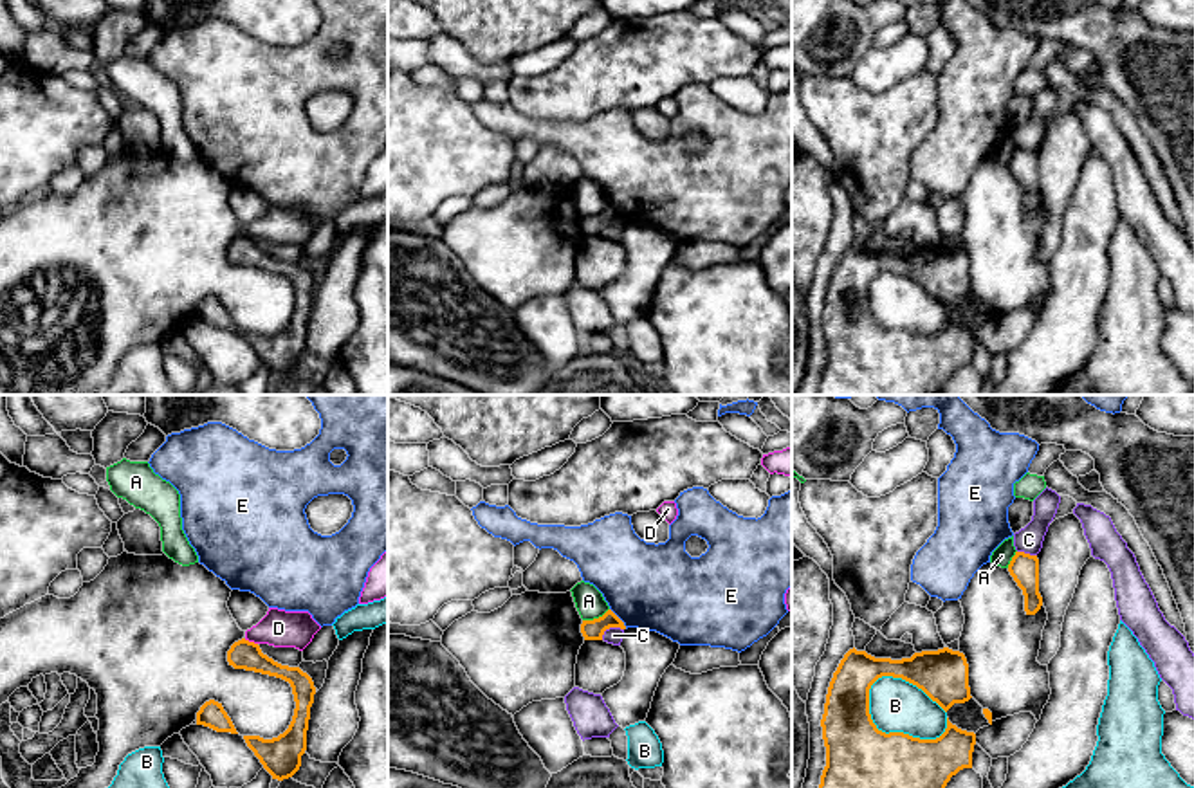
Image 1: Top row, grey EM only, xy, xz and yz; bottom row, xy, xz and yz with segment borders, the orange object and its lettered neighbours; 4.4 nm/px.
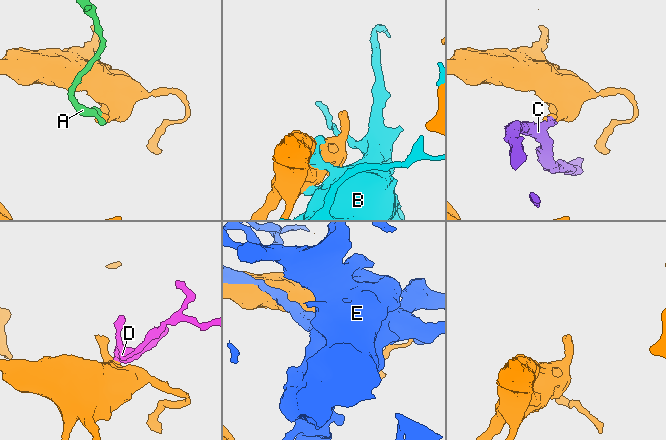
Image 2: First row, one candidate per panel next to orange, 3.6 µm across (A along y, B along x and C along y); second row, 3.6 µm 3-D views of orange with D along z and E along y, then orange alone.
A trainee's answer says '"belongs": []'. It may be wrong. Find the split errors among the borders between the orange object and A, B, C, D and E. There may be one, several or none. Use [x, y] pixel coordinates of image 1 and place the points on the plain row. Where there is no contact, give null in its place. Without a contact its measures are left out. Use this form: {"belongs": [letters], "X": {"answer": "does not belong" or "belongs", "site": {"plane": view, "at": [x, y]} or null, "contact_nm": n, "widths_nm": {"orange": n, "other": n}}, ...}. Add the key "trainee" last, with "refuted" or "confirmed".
{"belongs": [], "A": {"answer": "does not belong", "site": {"plane": "xz", "at": [596, 215]}, "contact_nm": 130, "widths_nm": {"orange": 100, "other": 130}}, "B": {"answer": "does not belong", "site": {"plane": "yz", "at": [891, 329]}, "contact_nm": 400, "widths_nm": {"orange": 500, "other": 240}}, "C": {"answer": "does not belong", "site": {"plane": "xz", "at": [610, 222]}, "contact_nm": 120, "widths_nm": {"orange": 100, "other": 80}}, "D": {"answer": "does not belong", "site": {"plane": "xy", "at": [251, 238]}, "contact_nm": 70, "widths_nm": {"orange": 130, "other": 170}}, "E": {"answer": "does not belong", "site": {"plane": "xz", "at": [619, 215]}, "contact_nm": 120, "widths_nm": {"orange": 100, "other": 380}}, "trainee": "confirmed"}

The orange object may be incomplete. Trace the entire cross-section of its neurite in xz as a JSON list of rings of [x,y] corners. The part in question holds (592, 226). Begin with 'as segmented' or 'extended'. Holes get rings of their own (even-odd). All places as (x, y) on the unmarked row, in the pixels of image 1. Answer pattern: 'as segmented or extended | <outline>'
as segmented | [[[608,206],[599,215],[583,216],[581,229],[583,229],[584,236],[602,236],[604,227],[610,224],[626,225],[624,218],[611,206]]]

